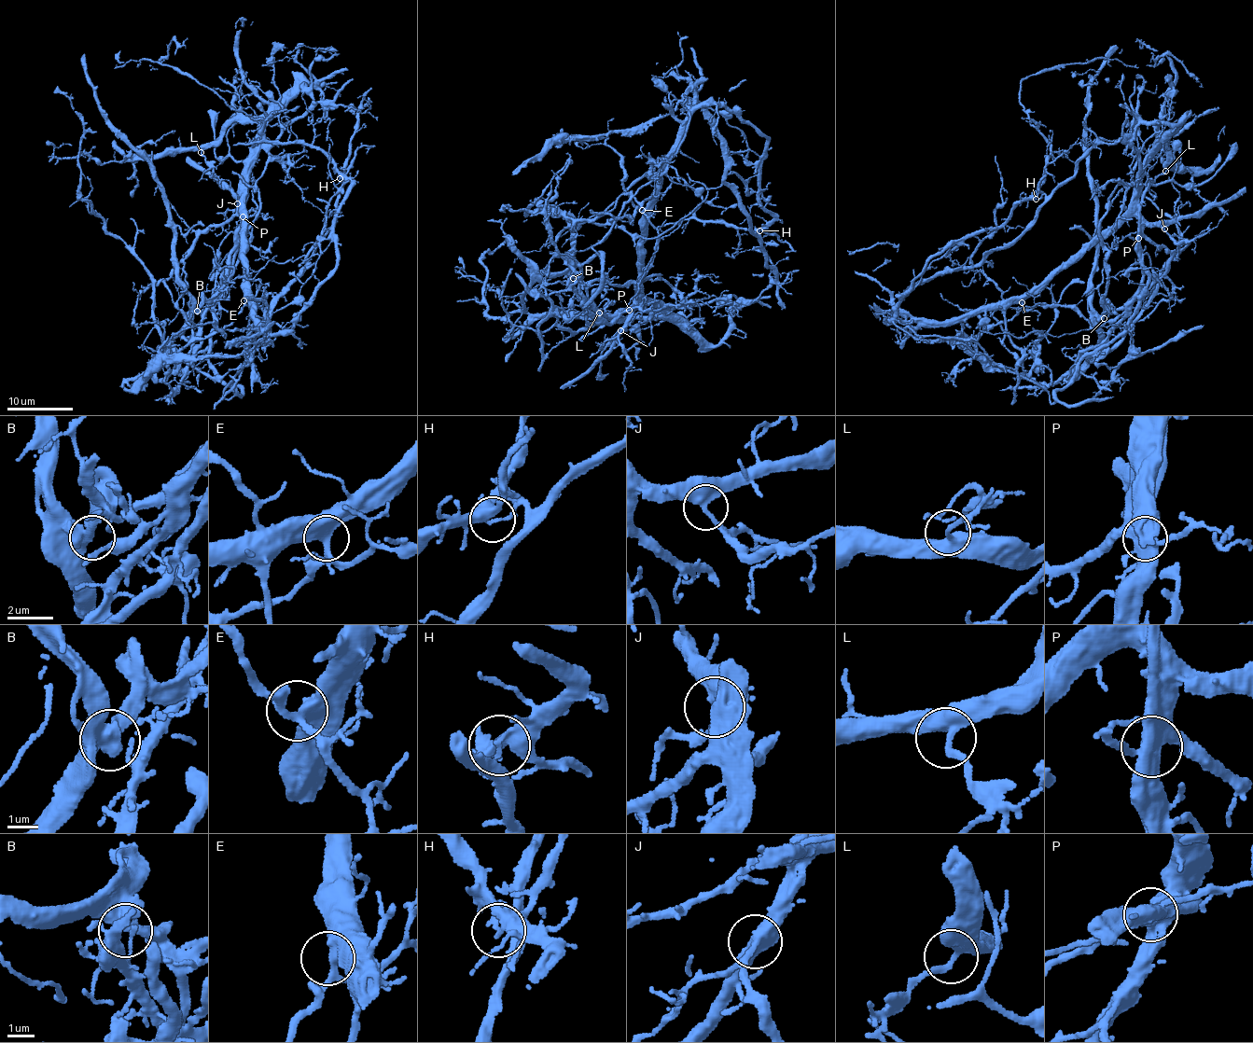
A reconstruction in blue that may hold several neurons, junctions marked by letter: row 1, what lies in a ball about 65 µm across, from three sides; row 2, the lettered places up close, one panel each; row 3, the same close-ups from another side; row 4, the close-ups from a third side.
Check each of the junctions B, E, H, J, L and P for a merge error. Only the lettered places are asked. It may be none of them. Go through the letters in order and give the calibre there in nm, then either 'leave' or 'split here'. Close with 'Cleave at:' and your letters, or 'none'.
B: 460 nm thick; leave
E: 360 nm thick; leave
H: 130 nm thick; split here
J: 440 nm thick; leave
L: 340 nm thick; leave
P: 550 nm thick; split here
Cleave at: H, P

